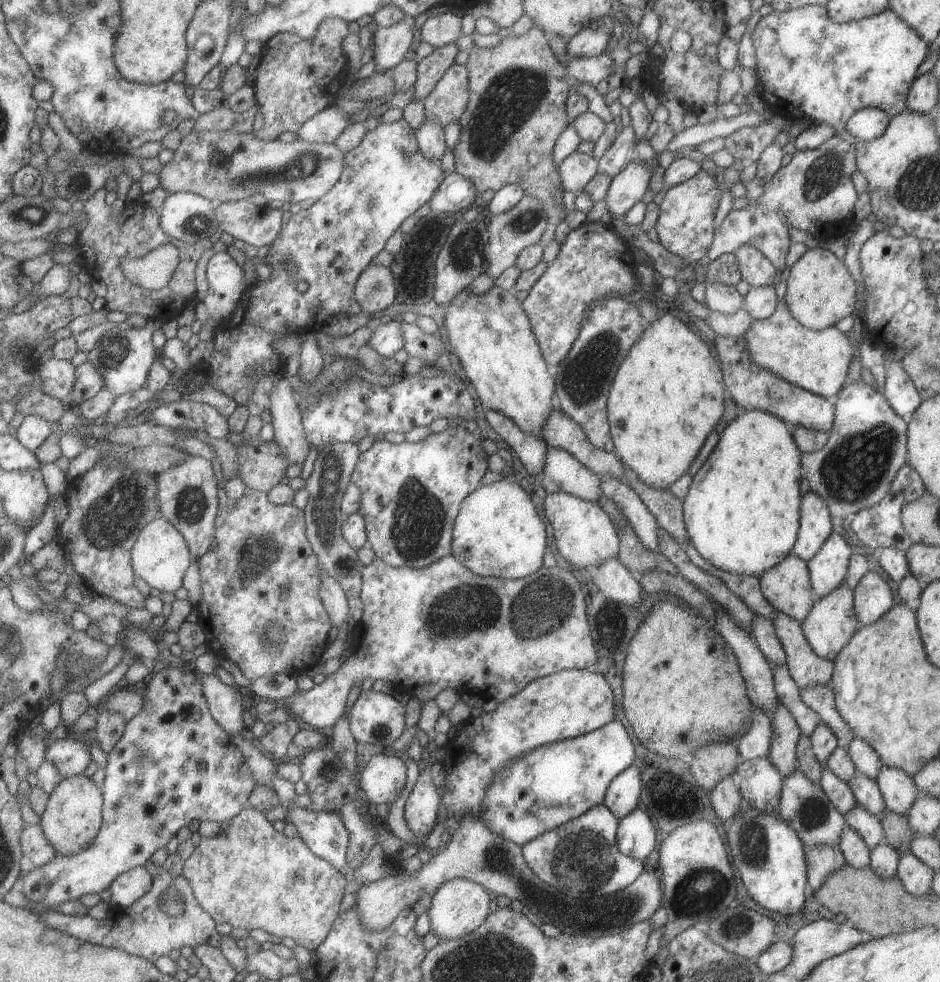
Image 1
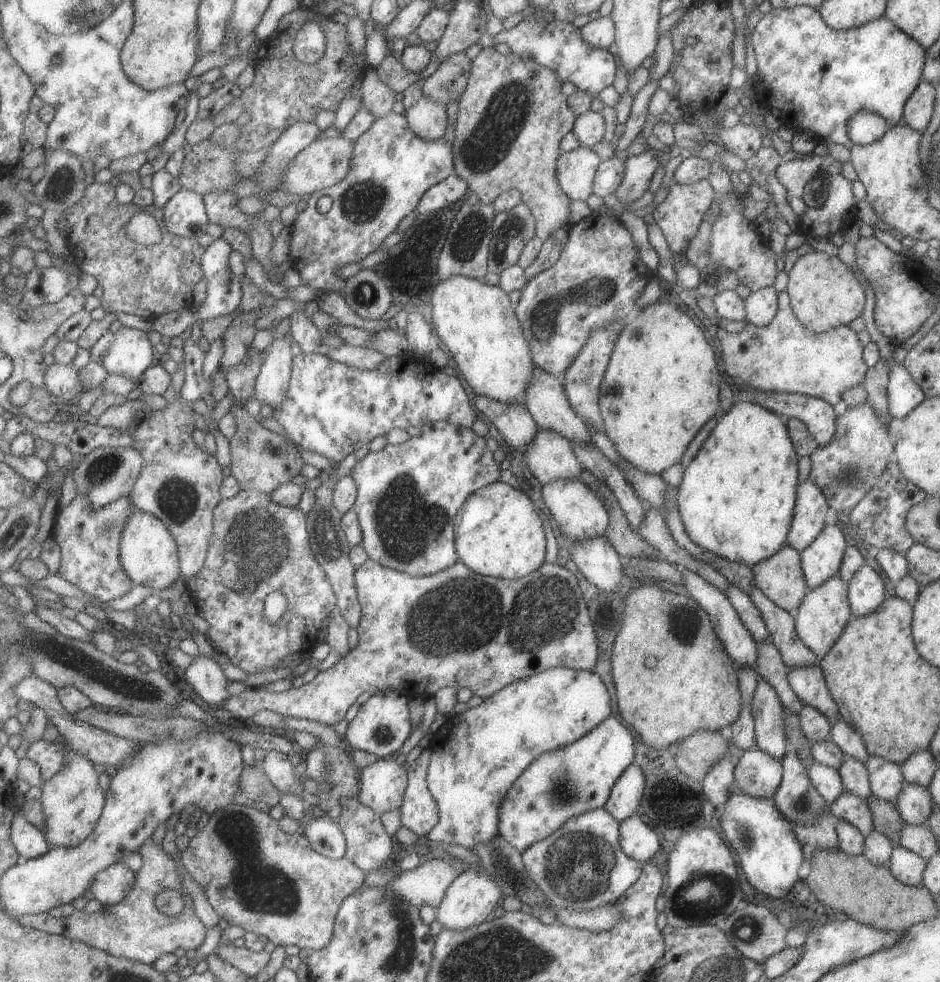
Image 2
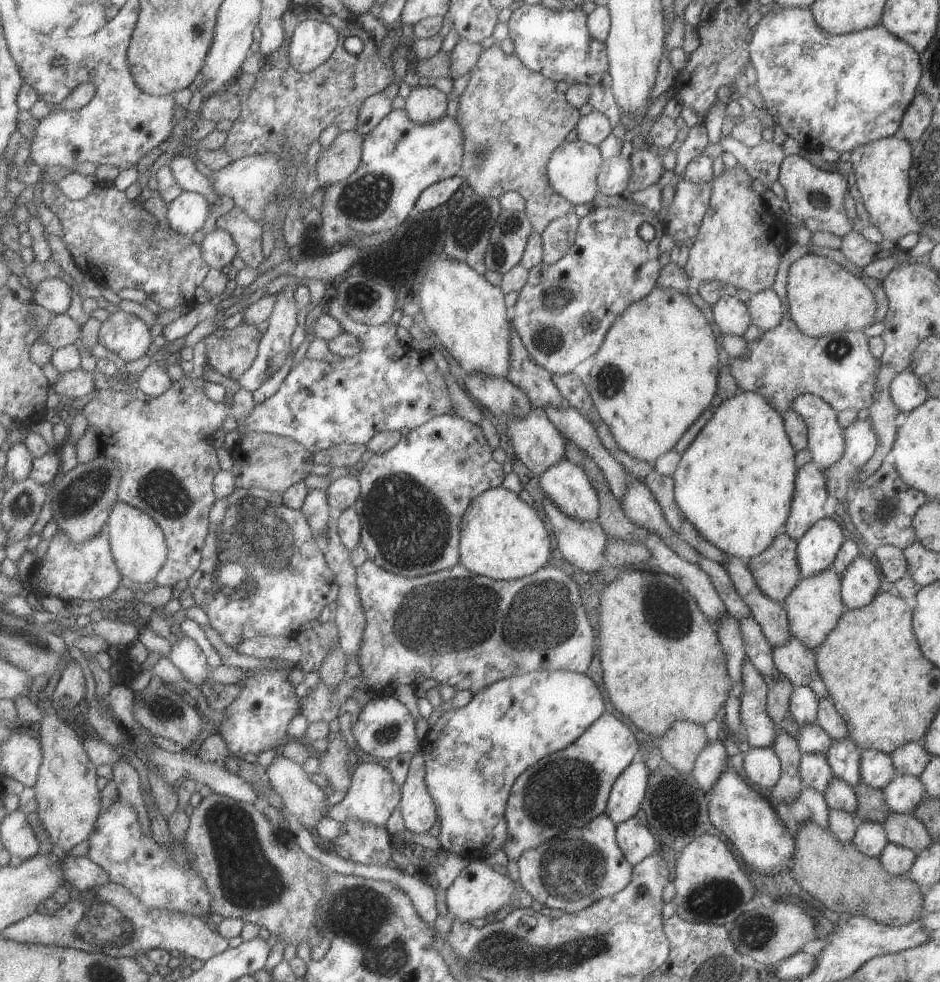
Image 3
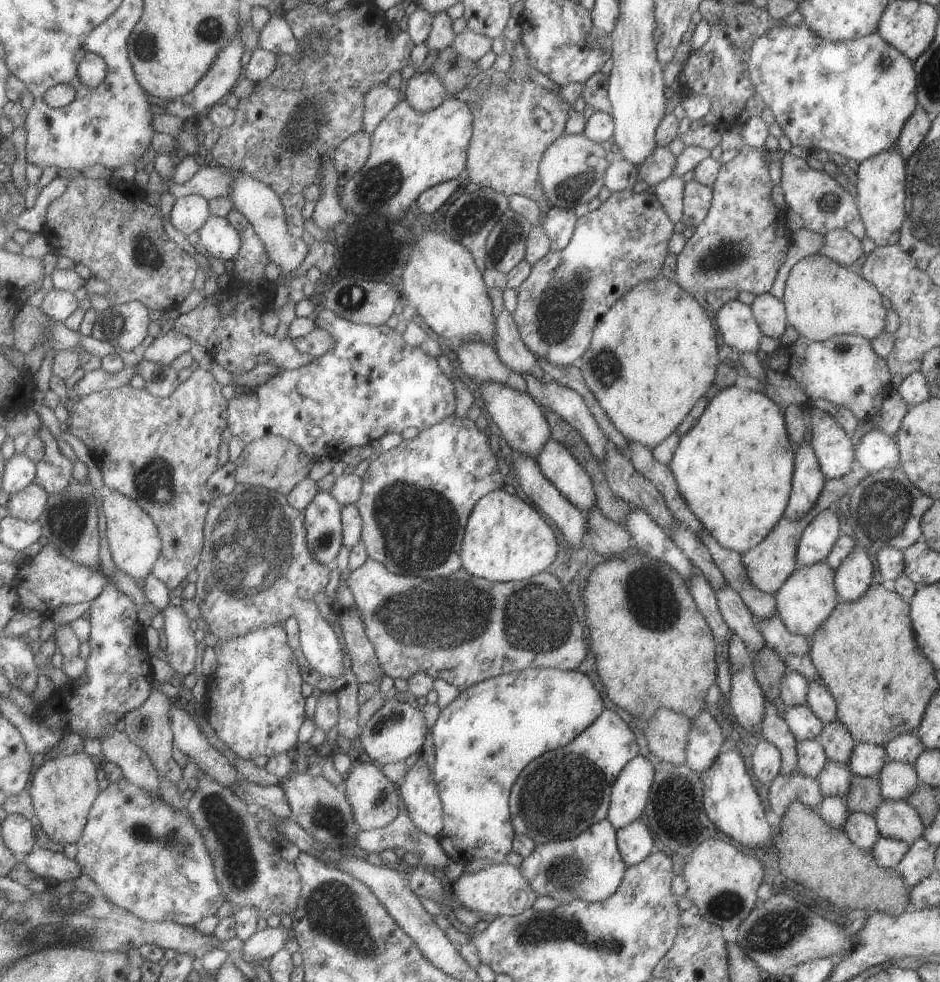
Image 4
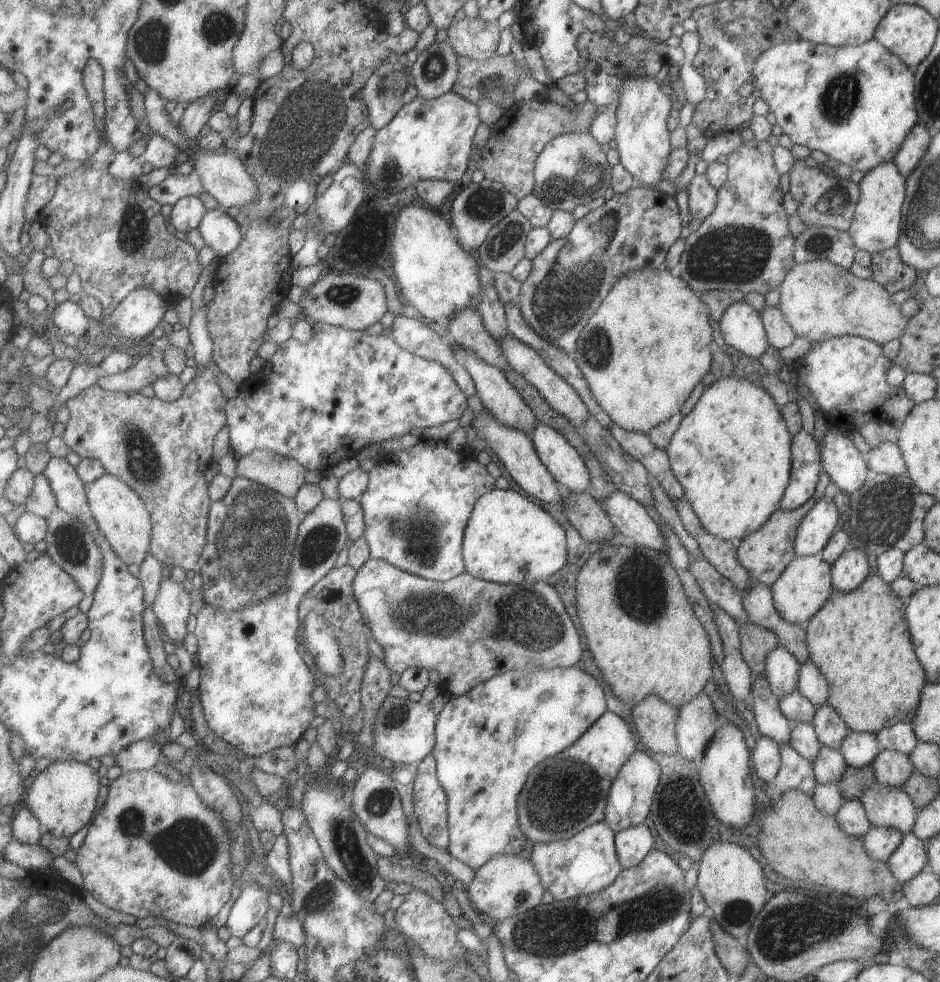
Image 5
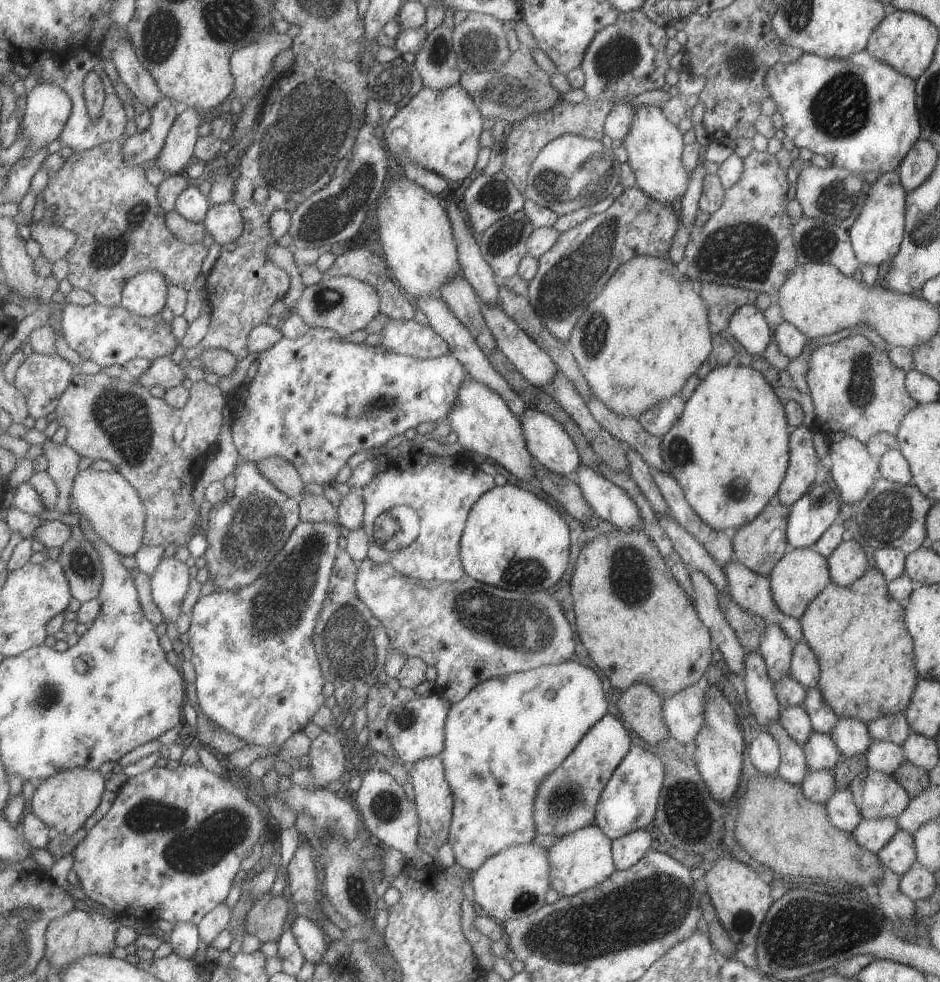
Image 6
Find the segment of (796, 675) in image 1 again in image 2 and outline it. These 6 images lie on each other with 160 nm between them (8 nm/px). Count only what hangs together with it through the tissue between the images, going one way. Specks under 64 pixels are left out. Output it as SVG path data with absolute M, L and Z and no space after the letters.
M756 586L748 594L751 602L761 614L769 631L770 642L779 651L788 669L813 667L819 664L818 657L811 652L797 636L794 617L769 600Z

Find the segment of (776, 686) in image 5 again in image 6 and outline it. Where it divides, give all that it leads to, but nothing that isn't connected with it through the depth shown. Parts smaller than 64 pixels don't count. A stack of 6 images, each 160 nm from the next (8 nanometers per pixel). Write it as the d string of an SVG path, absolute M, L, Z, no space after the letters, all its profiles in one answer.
M766 623L759 639L758 653L764 660L768 677L773 684L789 676L794 642L773 623Z

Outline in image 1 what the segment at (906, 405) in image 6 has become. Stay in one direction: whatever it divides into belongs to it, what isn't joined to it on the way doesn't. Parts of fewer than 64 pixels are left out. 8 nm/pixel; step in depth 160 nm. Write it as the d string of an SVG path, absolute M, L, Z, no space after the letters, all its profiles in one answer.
M785 297L776 302L770 317L753 319L743 336L746 351L755 364L803 390L833 400L847 379L847 366L853 356L847 334L834 326L818 331L804 327L791 316Z

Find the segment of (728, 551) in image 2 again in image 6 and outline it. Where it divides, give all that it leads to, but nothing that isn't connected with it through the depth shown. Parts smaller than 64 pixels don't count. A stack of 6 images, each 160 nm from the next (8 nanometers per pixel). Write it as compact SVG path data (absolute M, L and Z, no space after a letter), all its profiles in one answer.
M732 362L725 366L717 366L711 368L711 372L707 376L699 380L697 388L691 392L691 396L684 401L684 407L675 420L675 424L660 439L661 459L669 475L672 476L677 484L682 488L687 504L695 511L695 514L714 531L732 532L740 526L751 522L762 510L765 505L774 500L775 494L788 467L788 433L790 431L784 414L784 404L780 402L778 396L773 389L765 381L764 376L751 367L742 366L741 364Z

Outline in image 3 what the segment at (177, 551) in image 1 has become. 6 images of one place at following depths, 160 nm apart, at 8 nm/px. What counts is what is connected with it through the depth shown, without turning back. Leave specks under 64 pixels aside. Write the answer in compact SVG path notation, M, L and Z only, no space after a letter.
M119 501L109 517L106 531L112 542L112 553L125 581L131 580L140 585L155 582L168 562L169 554L167 536L161 525L148 512Z

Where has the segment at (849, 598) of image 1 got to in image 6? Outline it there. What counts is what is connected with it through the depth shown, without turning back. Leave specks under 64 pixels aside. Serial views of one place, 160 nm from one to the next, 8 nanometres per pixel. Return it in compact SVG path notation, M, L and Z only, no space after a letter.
M793 549L785 553L774 565L768 576L771 594L777 608L788 617L799 619L806 606L829 584L827 561L814 550Z

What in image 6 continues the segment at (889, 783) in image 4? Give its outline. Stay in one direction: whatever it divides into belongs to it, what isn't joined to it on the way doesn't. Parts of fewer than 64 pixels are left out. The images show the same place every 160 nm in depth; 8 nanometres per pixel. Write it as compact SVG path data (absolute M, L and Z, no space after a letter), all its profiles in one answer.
M872 740L863 755L866 758L867 768L891 776L905 761L902 746L887 741Z

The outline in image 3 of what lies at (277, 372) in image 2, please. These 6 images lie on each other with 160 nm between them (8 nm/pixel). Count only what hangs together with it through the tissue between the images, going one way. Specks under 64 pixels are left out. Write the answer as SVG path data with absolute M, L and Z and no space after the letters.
M289 283L277 294L278 299L269 320L268 329L264 332L260 351L258 352L256 362L253 366L239 379L237 383L241 389L249 392L259 390L271 376L283 369L291 357L291 336L295 334L297 328L297 316L299 316L298 304L296 301L296 288L299 287L293 283Z

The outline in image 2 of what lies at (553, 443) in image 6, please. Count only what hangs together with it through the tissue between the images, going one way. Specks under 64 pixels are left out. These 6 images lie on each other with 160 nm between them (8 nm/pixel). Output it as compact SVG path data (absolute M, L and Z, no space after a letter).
M554 480L544 484L541 496L551 516L555 519L561 536L568 541L584 541L605 535L608 525L608 511L599 497L580 480Z

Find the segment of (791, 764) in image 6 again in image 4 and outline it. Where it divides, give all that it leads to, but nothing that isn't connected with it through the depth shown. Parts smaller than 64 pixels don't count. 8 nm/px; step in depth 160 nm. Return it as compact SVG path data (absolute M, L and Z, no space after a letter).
M798 771L787 776L777 775L767 787L769 808L780 818L790 802L799 801L817 812L824 798L817 778L805 776Z

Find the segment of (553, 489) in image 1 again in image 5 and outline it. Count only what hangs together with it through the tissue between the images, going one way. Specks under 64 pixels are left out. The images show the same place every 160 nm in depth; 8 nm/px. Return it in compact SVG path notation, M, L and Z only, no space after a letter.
M453 346L454 359L460 364L473 381L477 396L480 398L481 404L493 418L503 426L524 432L527 436L531 436L535 430L538 420L534 412L525 404L521 395L513 388L513 385L508 382L504 372L485 364L480 358L477 358L468 350Z

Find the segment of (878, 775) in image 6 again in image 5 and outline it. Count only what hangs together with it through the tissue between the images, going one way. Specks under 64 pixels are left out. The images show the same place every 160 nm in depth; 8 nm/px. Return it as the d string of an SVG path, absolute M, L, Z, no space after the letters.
M877 782L868 786L859 798L867 820L876 827L889 827L901 834L908 833L918 809L900 788L886 787Z

